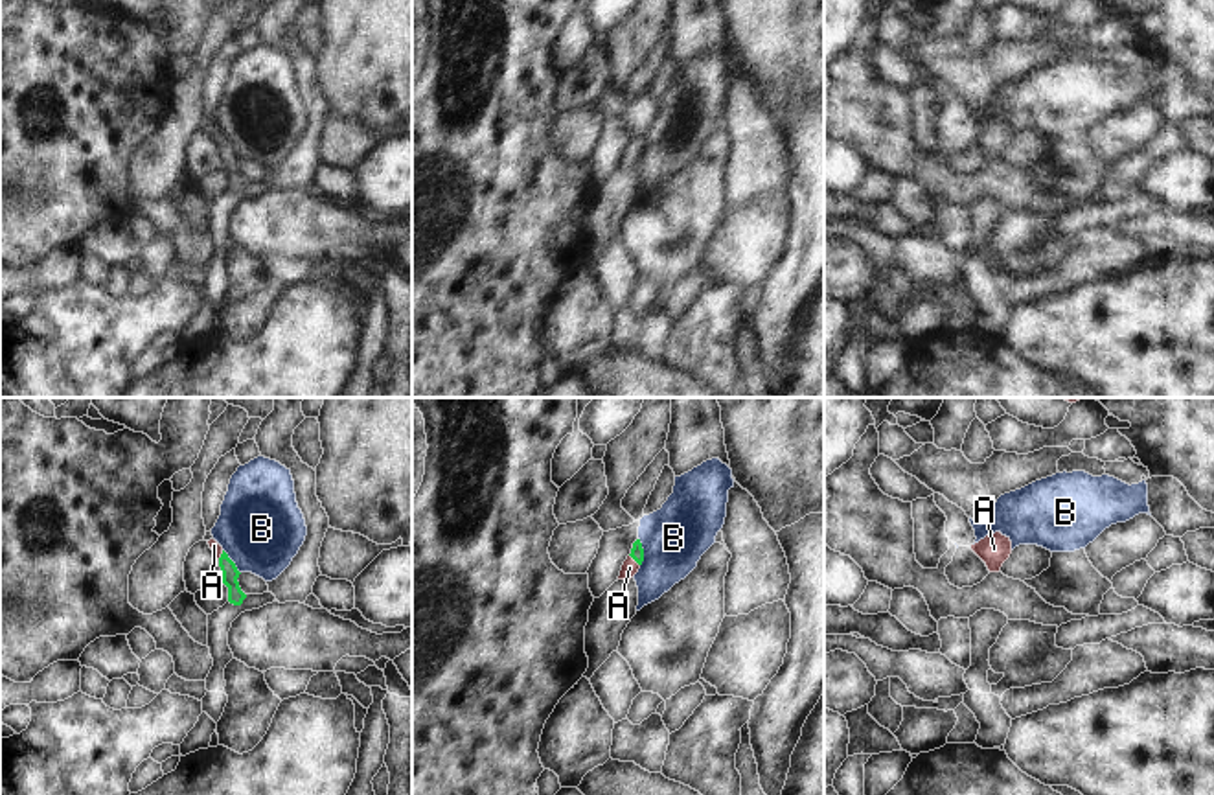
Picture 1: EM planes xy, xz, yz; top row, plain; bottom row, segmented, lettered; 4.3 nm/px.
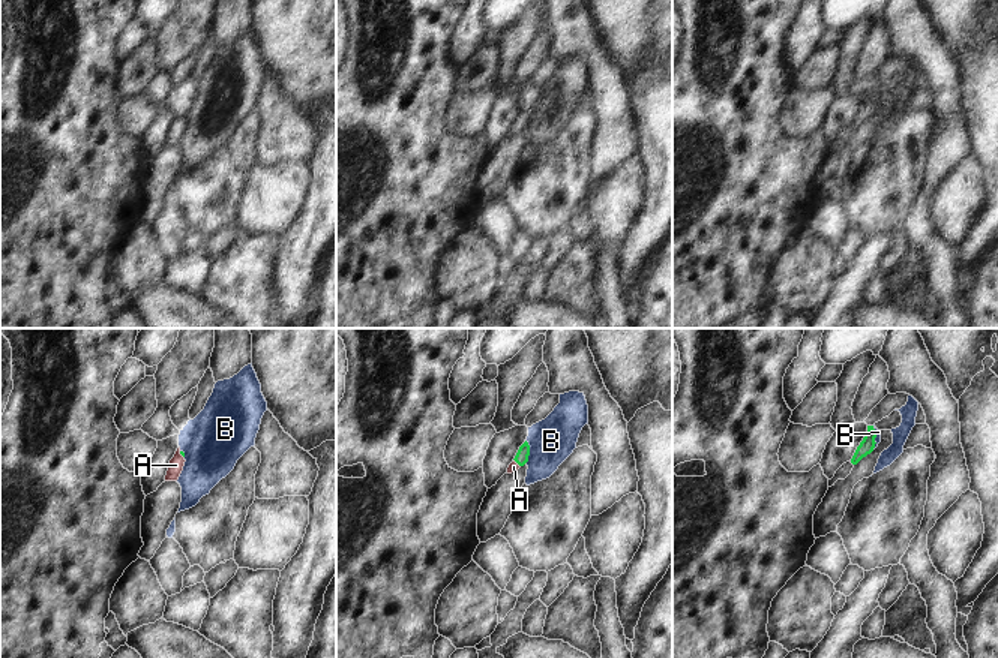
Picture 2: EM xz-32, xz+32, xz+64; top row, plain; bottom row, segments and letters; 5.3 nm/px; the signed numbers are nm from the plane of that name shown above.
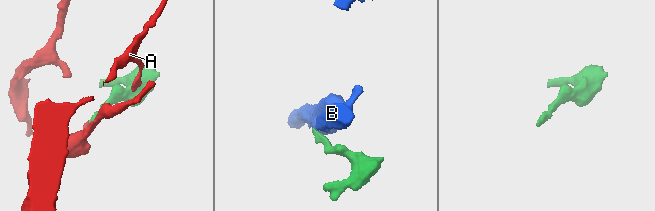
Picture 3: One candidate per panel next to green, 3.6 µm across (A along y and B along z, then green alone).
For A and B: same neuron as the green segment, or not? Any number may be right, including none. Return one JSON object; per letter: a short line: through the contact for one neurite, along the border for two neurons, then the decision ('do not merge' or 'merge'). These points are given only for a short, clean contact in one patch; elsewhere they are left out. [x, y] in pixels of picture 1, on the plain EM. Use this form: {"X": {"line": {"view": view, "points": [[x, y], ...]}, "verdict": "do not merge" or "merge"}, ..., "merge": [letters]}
{"A": {"line": {"view": "xz", "points": [[637, 140], [633, 146], [629, 155]]}, "verdict": "merge"}, "B": {"line": {"view": "xz", "points": [[639, 126], [642, 137], [641, 153]]}, "verdict": "do not merge"}, "merge": ["A"]}

